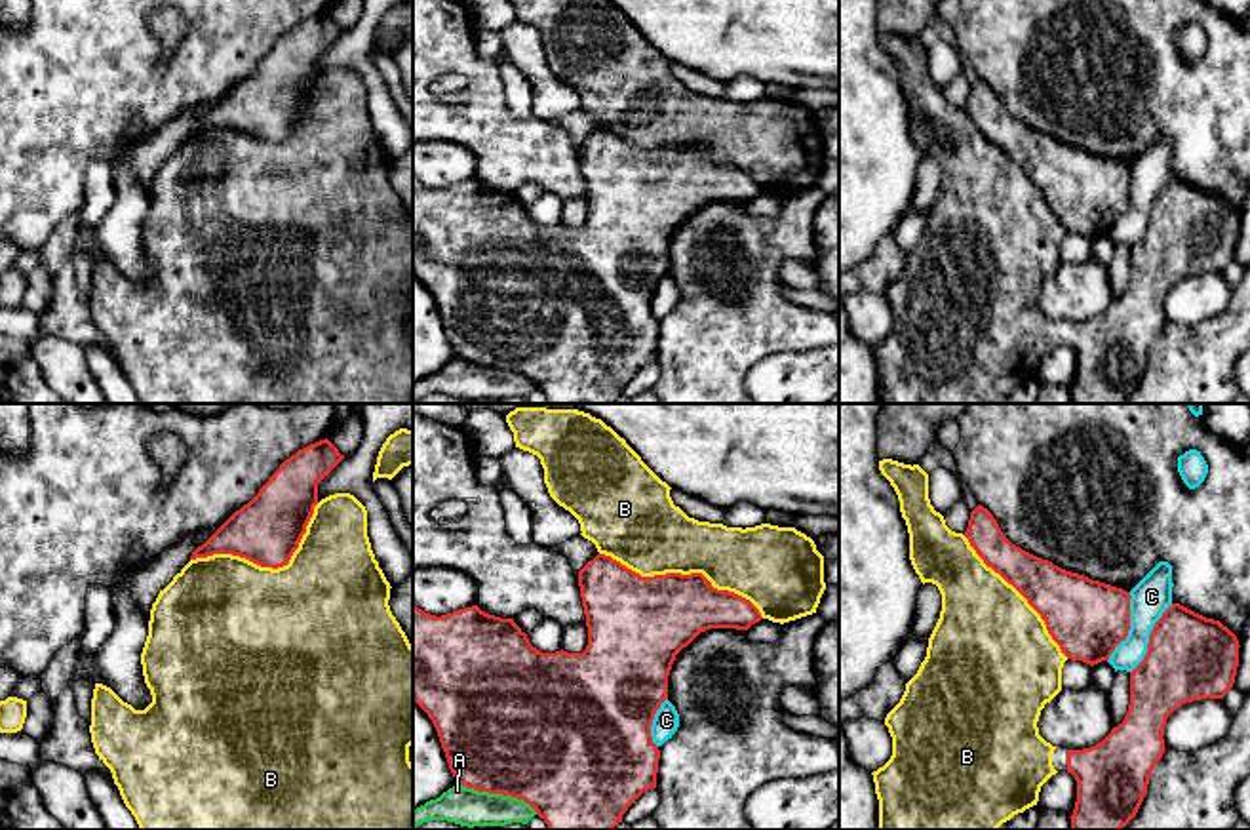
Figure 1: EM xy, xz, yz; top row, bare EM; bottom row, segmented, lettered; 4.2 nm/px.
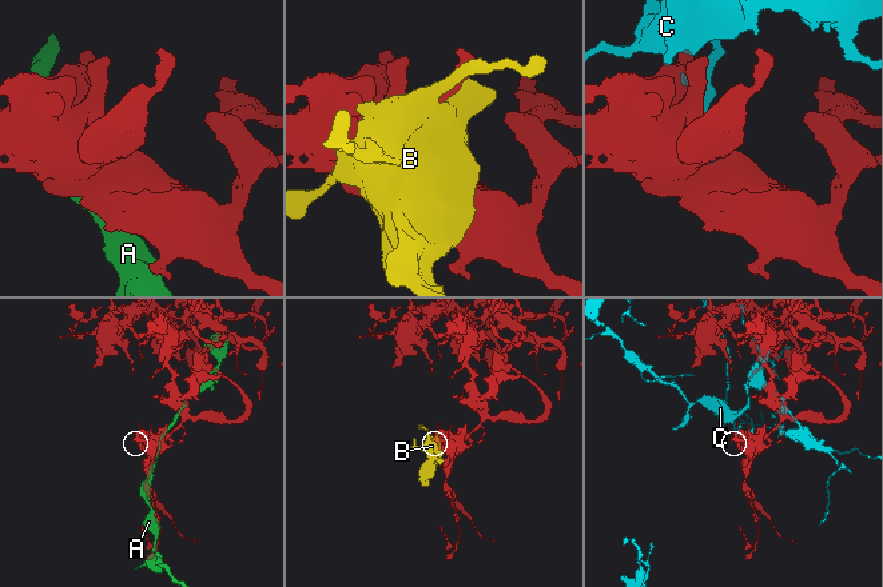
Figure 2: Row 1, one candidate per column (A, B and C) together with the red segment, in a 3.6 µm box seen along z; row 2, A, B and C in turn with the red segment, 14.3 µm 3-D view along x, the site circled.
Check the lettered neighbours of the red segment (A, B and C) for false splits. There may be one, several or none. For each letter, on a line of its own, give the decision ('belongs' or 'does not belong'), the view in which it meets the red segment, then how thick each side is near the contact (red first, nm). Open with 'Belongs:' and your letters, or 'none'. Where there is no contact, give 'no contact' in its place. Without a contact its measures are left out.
Belongs: B
A: does not belong; contact in xz; calibres 500 and 160 nm
B: belongs; contact in xz; calibres 380 and 340 nm
C: does not belong; contact in yz; calibres 320 and 170 nm

